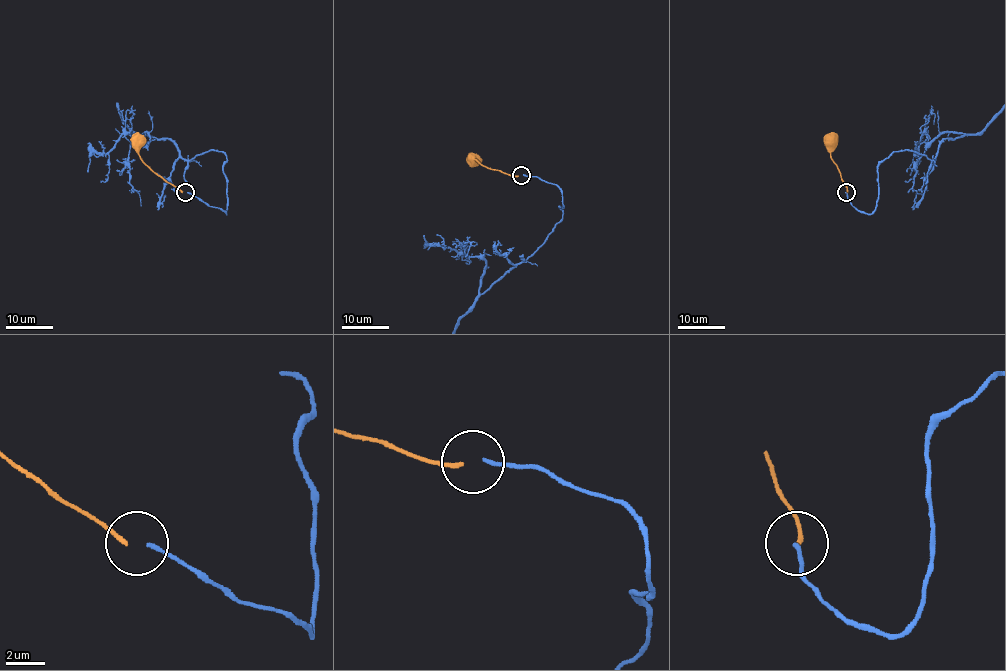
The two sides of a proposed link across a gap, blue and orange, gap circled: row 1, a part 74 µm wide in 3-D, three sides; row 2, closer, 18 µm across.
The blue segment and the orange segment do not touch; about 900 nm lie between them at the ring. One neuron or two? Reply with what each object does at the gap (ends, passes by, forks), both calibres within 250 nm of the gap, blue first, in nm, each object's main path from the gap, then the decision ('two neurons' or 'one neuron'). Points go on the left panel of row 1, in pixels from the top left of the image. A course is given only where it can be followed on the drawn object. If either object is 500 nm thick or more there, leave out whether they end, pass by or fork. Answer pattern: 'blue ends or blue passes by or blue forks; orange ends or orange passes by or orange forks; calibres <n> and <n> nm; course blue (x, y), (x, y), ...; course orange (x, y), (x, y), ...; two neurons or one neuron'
blue ends; orange ends; calibres 190 and 220 nm; course orange (182, 192), (159, 176), (141, 159), (134, 145), (137, 140); two neurons

